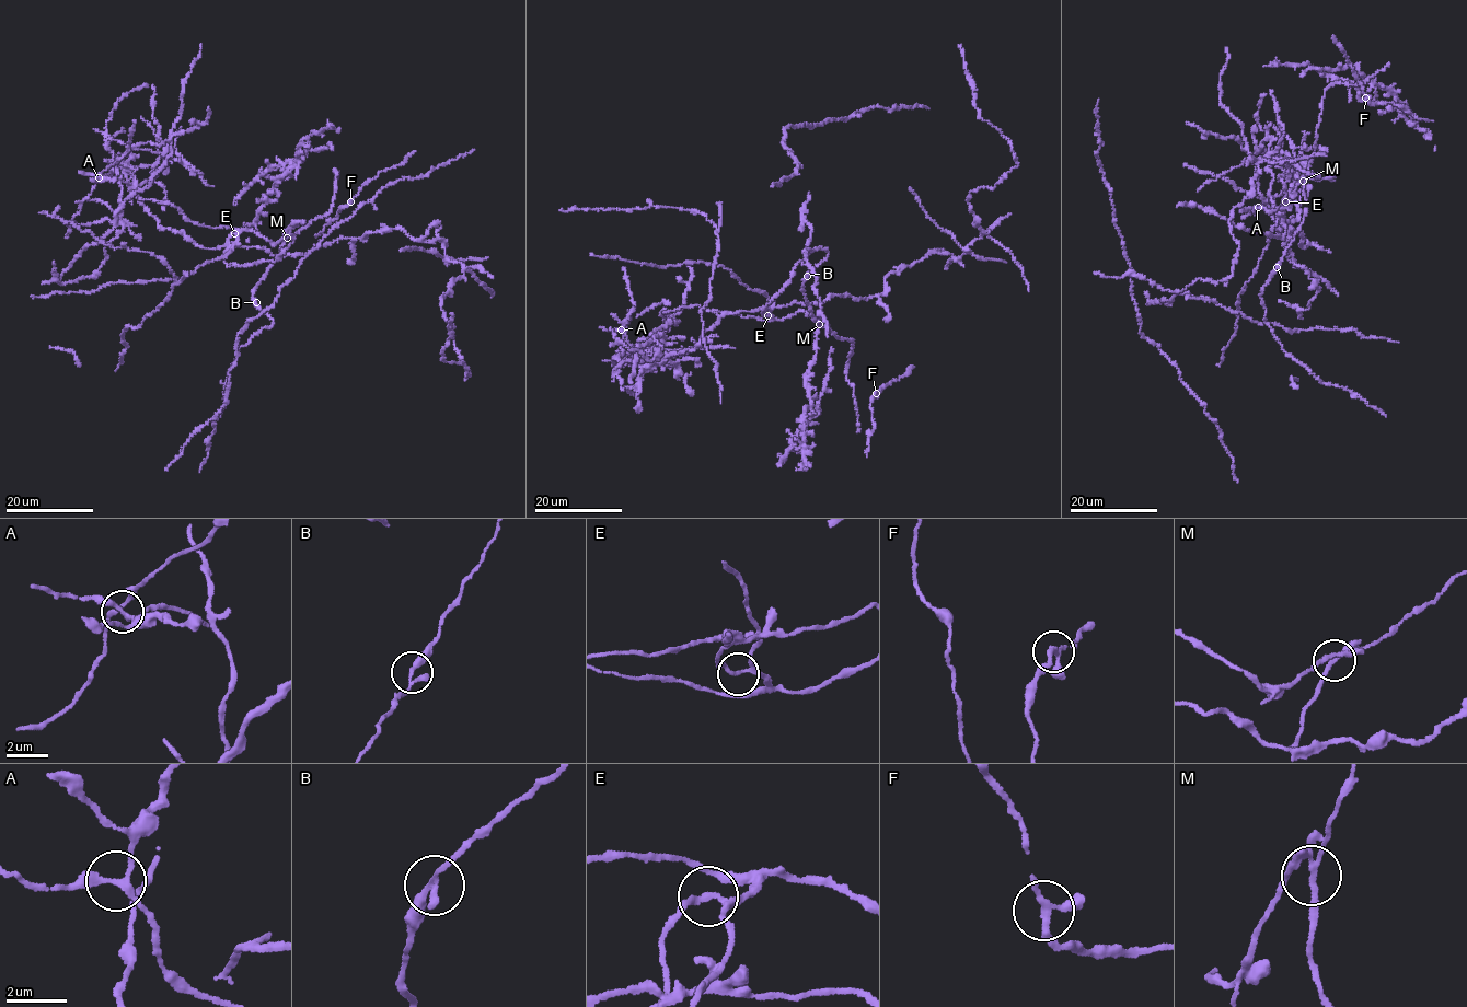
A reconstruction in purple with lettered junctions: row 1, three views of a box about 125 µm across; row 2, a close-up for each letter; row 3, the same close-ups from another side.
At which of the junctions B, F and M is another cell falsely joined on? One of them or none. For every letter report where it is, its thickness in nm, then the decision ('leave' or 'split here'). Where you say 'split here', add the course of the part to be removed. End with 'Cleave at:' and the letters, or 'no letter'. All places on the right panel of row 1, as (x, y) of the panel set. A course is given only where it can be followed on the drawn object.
B: place (1277, 267); calibre 170 nm; leave
F: place (1365, 97); calibre 200 nm; leave
M: place (1303, 181); calibre 160 nm; split here; course (1303, 180), (1283, 213), (1288, 160), (1258, 151), (1266, 138), (1228, 220), (1231, 275), (1178, 292), (1095, 273)
Cleave at: M

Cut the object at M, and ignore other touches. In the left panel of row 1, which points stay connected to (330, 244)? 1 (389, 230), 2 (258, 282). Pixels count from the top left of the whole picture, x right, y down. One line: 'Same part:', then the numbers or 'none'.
Same part: 1

